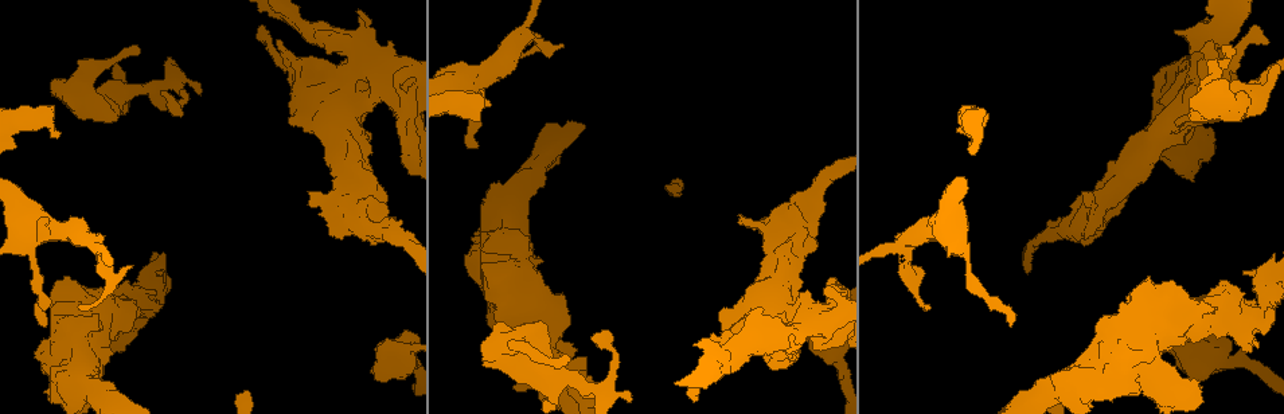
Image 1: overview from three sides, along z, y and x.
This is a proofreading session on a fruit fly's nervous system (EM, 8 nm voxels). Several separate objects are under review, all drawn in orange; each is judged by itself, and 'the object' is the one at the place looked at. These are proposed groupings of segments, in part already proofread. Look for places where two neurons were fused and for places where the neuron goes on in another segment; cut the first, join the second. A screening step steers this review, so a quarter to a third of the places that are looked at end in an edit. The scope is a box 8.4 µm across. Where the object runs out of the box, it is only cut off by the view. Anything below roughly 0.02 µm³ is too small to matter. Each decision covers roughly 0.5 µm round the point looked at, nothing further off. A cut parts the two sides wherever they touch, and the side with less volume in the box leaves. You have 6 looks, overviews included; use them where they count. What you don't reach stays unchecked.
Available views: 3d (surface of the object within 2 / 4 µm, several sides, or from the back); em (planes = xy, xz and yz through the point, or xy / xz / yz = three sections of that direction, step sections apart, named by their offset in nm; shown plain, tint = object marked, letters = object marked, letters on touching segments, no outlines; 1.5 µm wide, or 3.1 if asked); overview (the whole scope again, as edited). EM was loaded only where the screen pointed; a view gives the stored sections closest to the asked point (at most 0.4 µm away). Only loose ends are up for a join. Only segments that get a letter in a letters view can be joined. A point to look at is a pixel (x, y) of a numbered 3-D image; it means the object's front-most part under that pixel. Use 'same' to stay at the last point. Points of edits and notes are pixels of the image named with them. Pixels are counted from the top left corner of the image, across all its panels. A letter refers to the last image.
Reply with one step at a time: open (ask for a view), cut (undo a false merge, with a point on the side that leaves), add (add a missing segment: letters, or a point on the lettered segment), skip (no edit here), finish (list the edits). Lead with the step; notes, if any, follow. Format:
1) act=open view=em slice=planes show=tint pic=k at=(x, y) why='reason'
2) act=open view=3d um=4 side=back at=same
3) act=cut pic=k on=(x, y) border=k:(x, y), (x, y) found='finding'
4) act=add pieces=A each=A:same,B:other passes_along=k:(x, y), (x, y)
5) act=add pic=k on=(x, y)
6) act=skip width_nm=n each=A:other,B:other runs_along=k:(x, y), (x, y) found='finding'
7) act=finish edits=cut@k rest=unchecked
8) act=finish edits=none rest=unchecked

act=open view=3d um=2 side=back pic=1 at=(134, 46) why='tapers out'

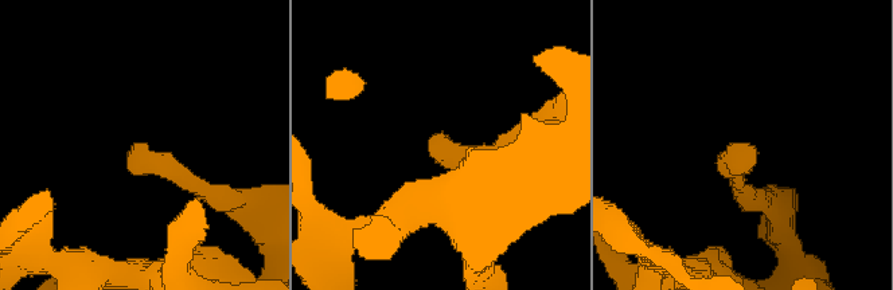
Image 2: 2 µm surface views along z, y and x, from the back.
act=open view=em slice=planes show=tint pic=2 at=(138, 145)

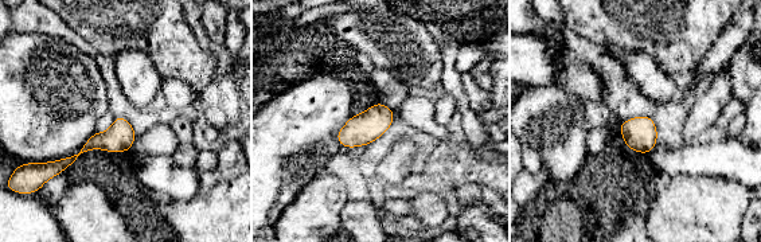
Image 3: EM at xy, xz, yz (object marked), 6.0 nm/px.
act=open view=em slice=planes show=letters at=same why='see the neighbours'

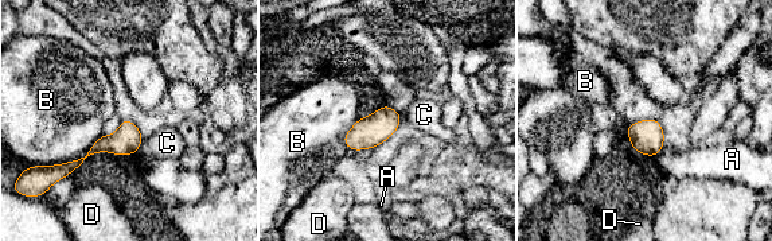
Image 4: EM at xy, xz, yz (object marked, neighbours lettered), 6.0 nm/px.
act=skip width_nm=170 each=A:other,B:other,C:other,D:other runs_along=4:(139, 138), (101, 144), (63, 168) found='none of them fits'

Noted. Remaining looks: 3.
act=open view=em slice=xy step=8 show=tint pic=1 at=(906, 245) why='side arm on a straight run'

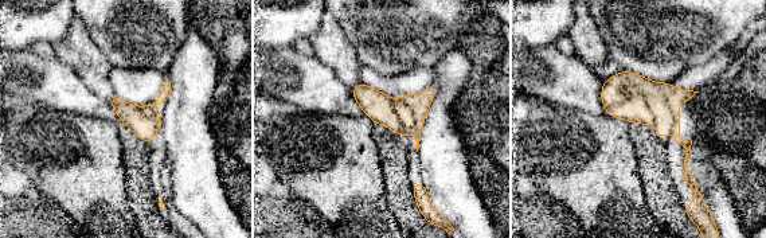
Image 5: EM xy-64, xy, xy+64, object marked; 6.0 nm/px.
act=open view=em slice=planes show=letters at=same

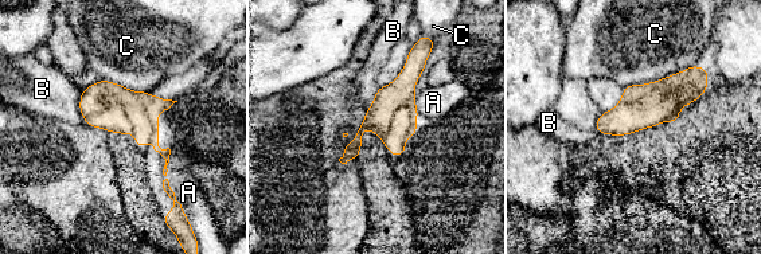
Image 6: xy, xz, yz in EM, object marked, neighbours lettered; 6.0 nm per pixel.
act=skip width_nm=260 each=A:other,B:other,C:other found='one neuron here'

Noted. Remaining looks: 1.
act=finish edits=none rest=unchecked

